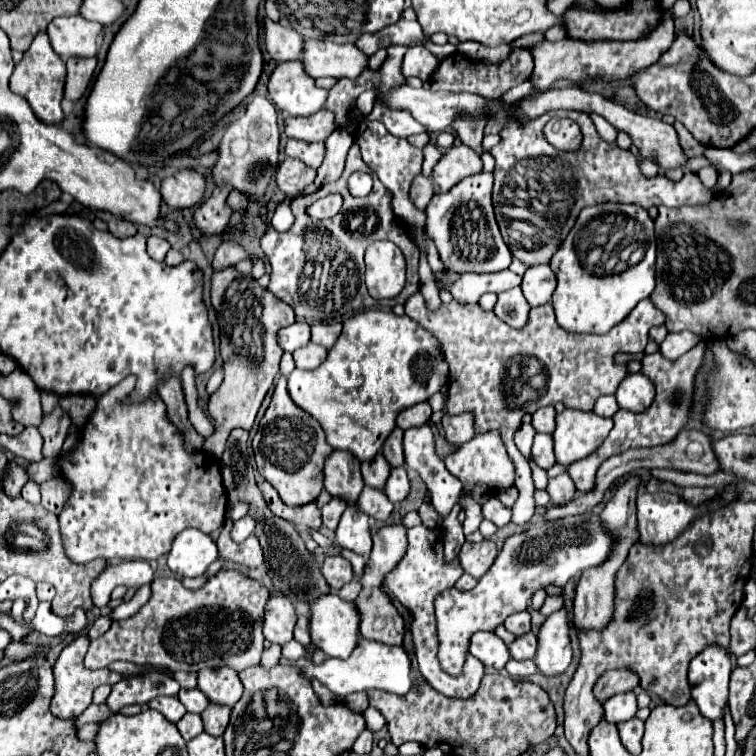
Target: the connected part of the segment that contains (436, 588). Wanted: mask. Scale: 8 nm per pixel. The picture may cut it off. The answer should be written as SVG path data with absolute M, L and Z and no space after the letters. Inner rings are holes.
M414 526L408 530L408 550L406 556L400 560L400 564L384 576L384 588L388 594L392 594L402 606L414 612L414 624L412 624L412 636L414 636L414 646L416 646L416 660L420 666L420 672L424 678L430 682L430 686L438 692L442 692L448 698L472 698L480 686L480 680L484 676L484 666L478 662L474 656L468 654L464 672L458 678L446 676L442 672L438 658L436 658L436 648L438 648L438 638L436 638L436 622L434 622L434 598L442 594L444 590L452 588L454 582L462 576L462 568L458 560L452 564L444 562L444 548L442 548L442 532L440 530L428 530L426 526Z

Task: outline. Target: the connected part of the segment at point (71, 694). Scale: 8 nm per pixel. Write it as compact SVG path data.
M76 636L58 656L56 664L54 664L54 696L50 702L50 710L54 716L62 718L62 720L72 720L78 718L90 704L92 704L92 694L98 686L102 684L116 684L118 680L122 680L122 674L110 672L110 670L88 670L84 666L84 656L88 650L88 636Z

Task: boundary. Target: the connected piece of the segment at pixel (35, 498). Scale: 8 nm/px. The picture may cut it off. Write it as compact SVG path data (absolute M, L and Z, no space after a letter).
M28 482L22 488L21 496L30 503L38 504L40 502L40 486L36 482Z

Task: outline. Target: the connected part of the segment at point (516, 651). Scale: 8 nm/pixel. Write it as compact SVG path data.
M528 632L524 636L518 636L512 644L510 644L510 656L514 660L528 660L536 656L536 646L538 646L538 638Z

